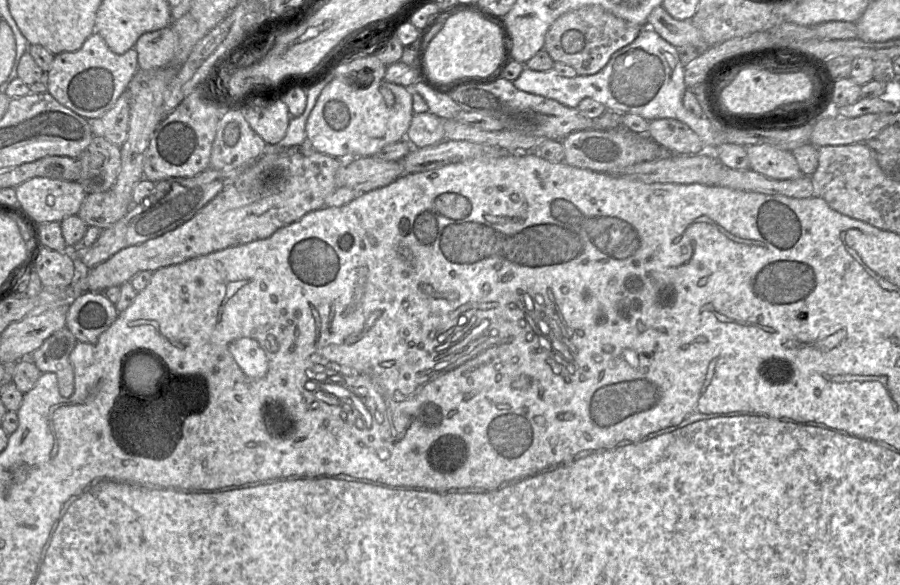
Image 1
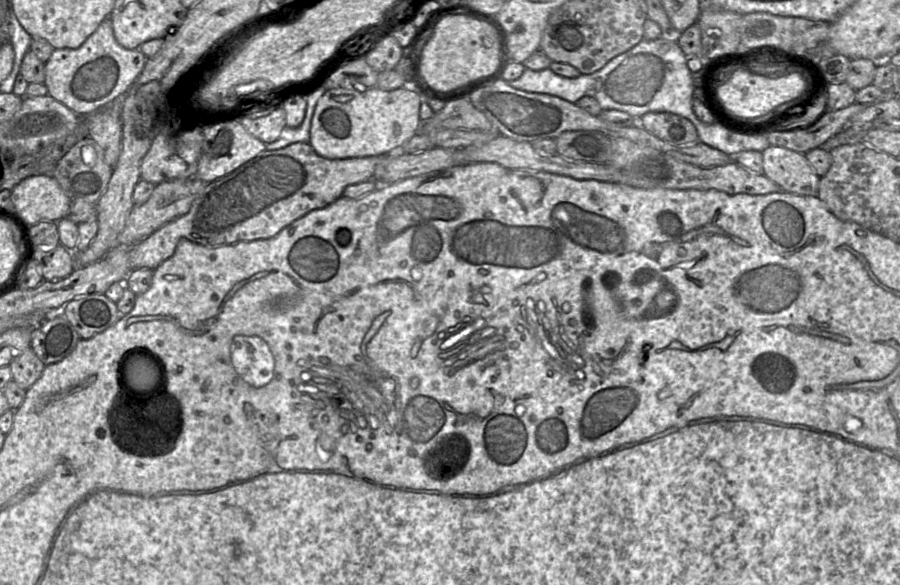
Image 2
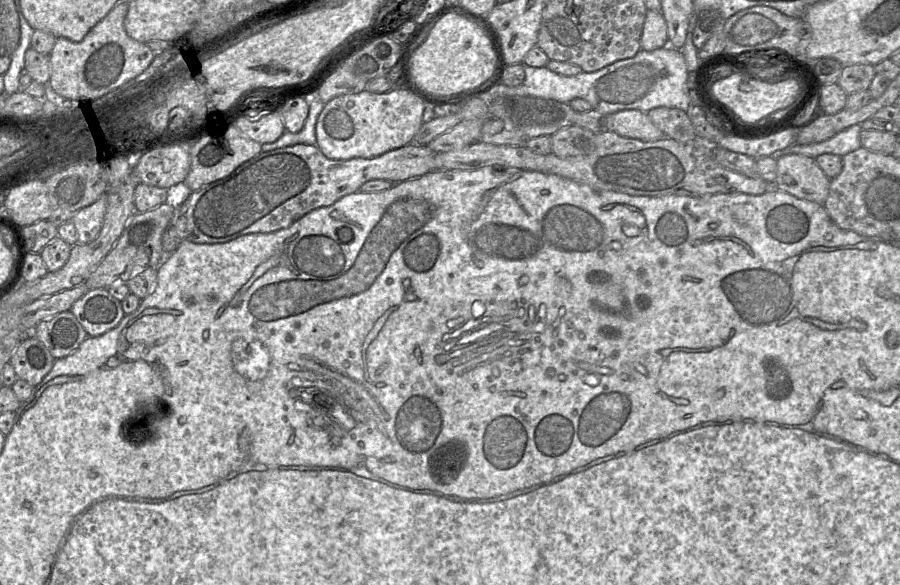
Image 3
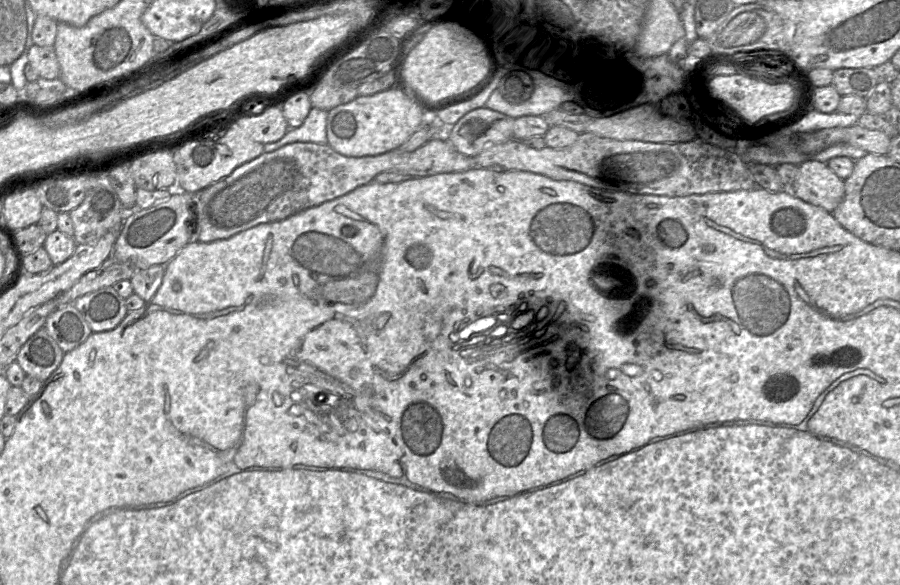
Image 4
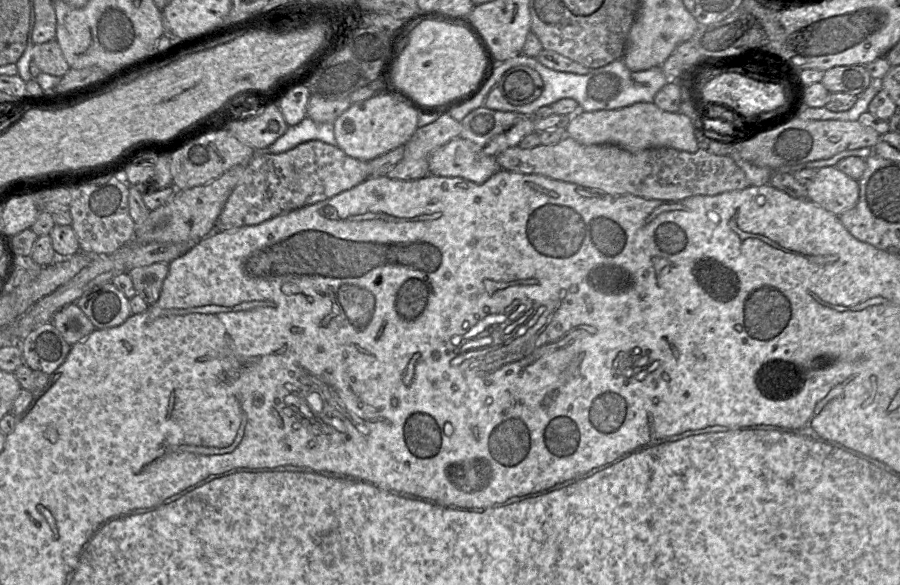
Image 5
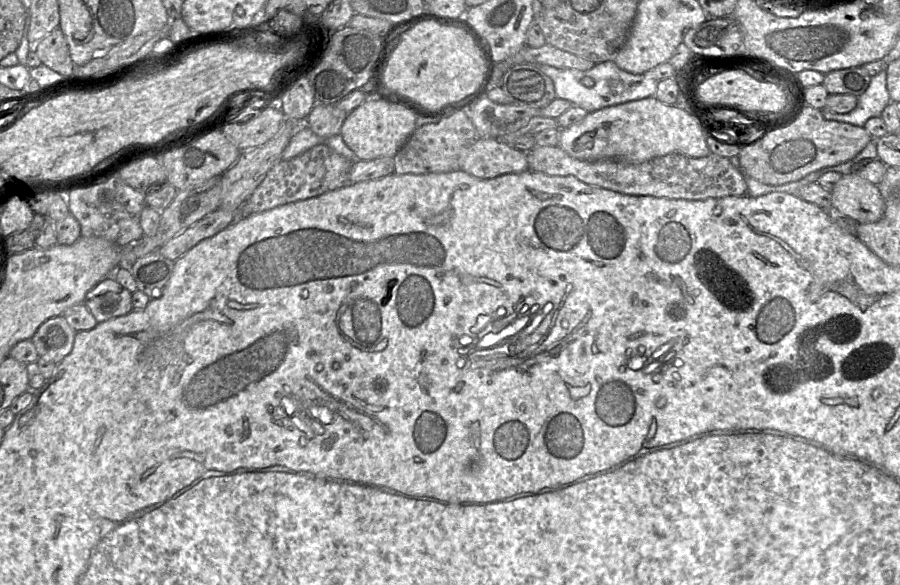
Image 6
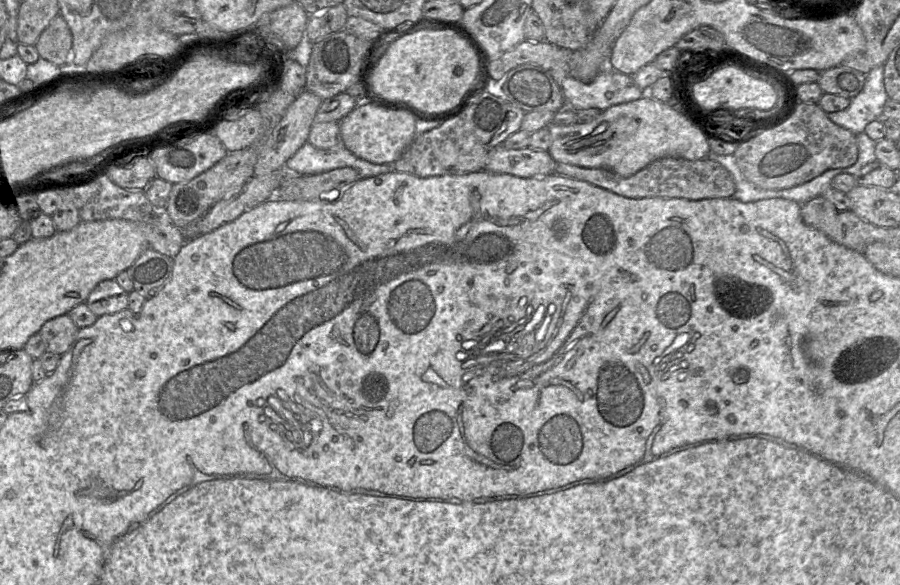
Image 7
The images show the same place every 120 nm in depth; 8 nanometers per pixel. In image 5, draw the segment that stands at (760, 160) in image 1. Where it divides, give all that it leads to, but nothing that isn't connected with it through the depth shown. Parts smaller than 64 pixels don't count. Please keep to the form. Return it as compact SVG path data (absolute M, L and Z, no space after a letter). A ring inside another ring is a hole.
M836 166L819 168L807 192L809 200L835 215L853 208L859 200L858 181Z

